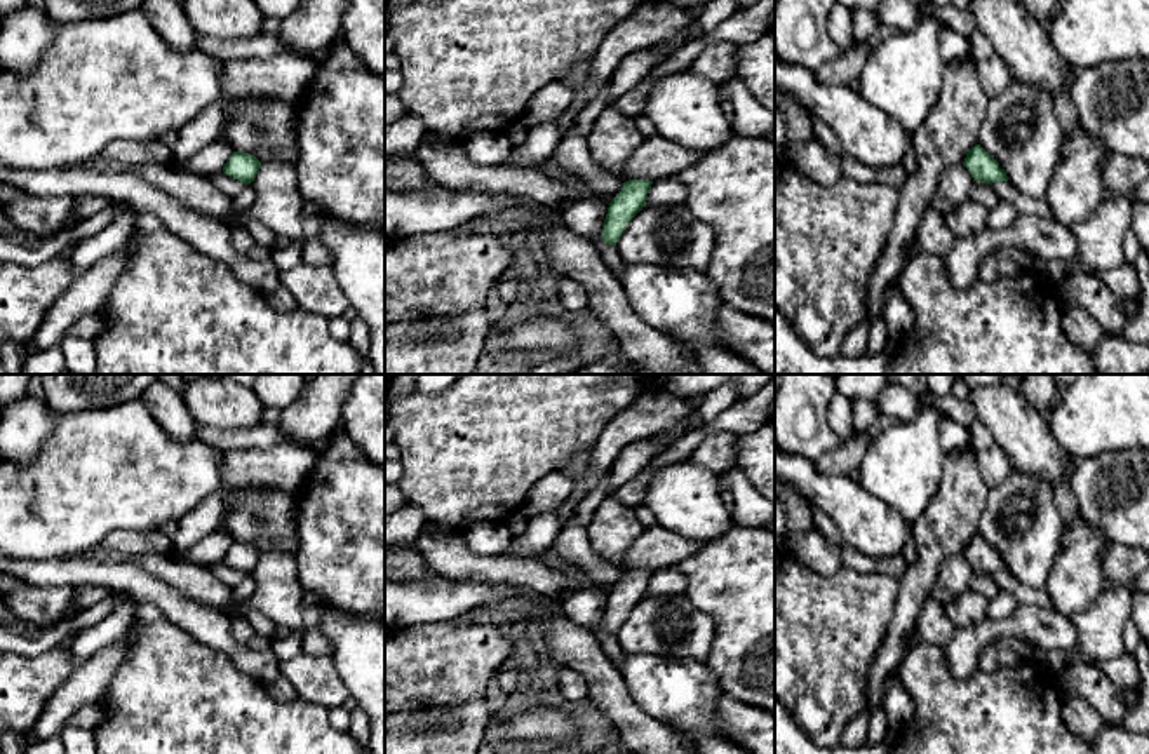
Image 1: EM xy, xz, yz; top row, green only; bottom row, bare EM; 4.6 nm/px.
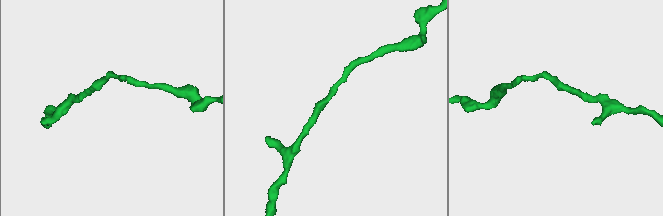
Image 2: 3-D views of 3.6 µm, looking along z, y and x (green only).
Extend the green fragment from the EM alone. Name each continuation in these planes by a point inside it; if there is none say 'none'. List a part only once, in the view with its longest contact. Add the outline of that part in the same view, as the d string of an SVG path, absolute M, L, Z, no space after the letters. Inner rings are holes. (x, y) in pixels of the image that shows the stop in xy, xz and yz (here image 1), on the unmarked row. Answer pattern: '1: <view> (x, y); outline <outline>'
none

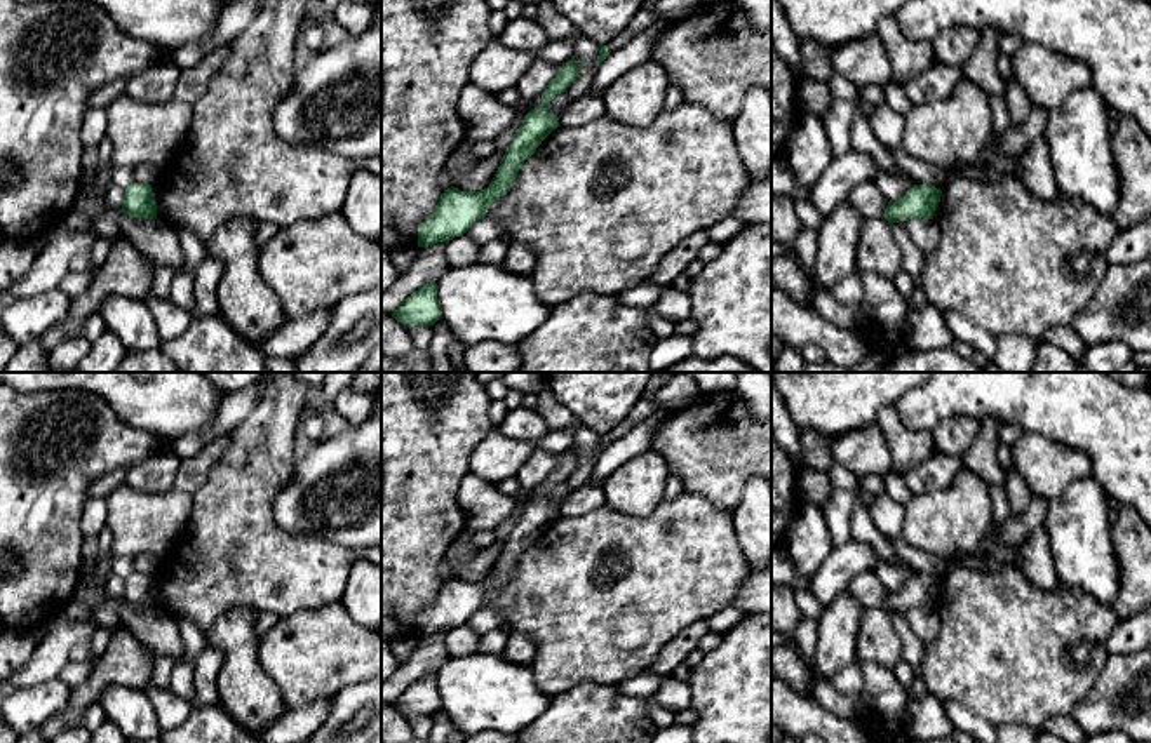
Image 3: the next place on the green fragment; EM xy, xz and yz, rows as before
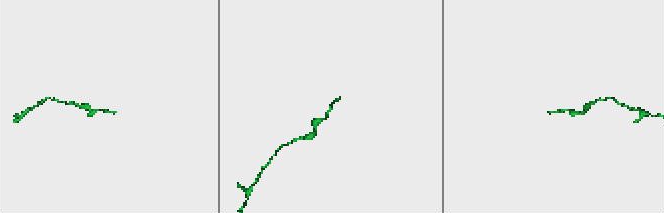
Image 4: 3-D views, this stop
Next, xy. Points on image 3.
none

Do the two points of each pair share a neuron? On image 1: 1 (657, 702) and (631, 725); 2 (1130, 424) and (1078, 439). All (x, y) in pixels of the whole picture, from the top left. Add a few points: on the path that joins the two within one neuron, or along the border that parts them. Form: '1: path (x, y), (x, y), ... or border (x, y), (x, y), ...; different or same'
1: border (622, 676), (629, 695), (650, 716), (671, 728); different
2: path (1118, 424), (1094, 424), (1090, 427); same

